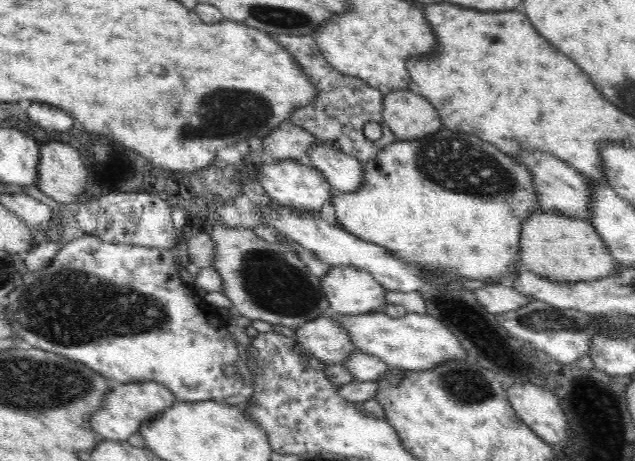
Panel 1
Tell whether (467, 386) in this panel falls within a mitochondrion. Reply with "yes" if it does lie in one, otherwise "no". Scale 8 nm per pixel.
yes

